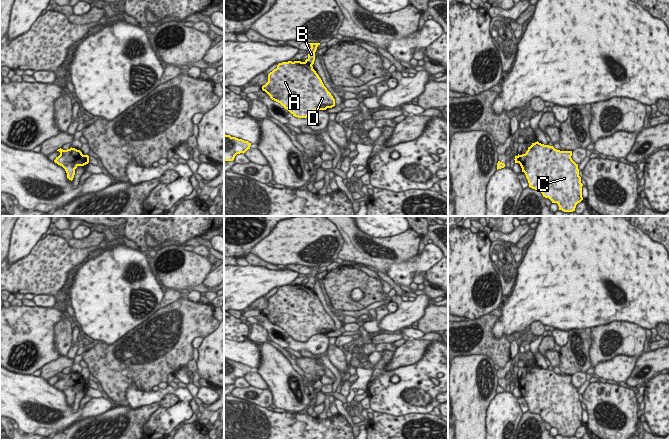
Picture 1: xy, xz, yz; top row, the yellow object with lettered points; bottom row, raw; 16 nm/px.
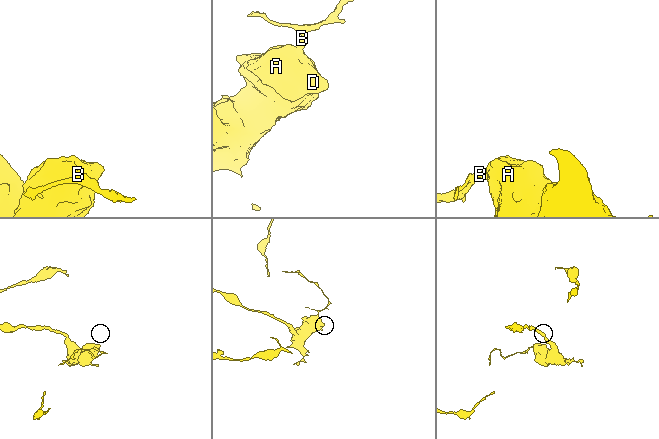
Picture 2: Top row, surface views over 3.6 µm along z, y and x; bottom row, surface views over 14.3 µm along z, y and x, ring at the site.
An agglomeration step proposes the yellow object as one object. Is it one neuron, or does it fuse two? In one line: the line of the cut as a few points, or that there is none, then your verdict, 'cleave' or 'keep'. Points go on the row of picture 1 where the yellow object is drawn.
cut in xz along (304, 62), (311, 65); cleave

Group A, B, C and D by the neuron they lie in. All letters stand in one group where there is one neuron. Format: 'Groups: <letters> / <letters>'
Groups: A C D / B.

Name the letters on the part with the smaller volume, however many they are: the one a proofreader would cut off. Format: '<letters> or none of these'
B

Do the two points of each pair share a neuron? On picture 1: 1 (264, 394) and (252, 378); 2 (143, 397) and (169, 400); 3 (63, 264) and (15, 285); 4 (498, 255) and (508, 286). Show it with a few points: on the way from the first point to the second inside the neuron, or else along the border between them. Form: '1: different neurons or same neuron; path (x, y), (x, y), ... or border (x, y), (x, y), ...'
1: different neurons; border (250, 385), (256, 388), (268, 389)
2: different neurons; border (178, 397), (166, 393), (158, 401), (139, 407)
3: same neuron; path (51, 264), (40, 272), (27, 275)
4: same neuron; path (504, 263), (508, 272), (508, 278)

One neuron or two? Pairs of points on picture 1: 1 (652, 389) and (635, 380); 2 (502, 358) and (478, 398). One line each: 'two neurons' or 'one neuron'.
1: two neurons
2: two neurons

